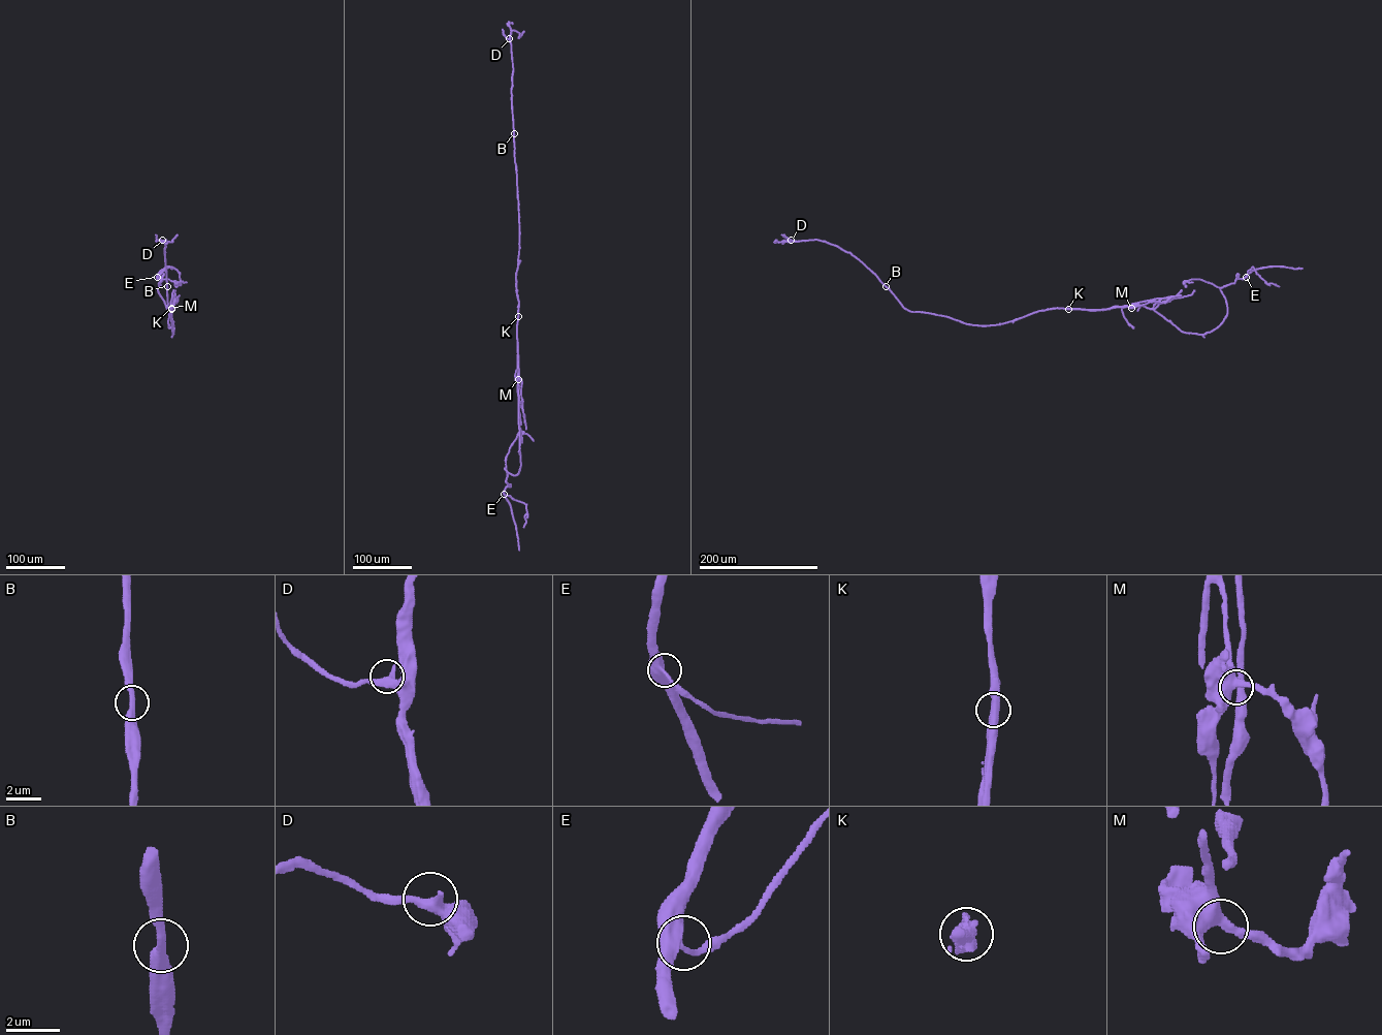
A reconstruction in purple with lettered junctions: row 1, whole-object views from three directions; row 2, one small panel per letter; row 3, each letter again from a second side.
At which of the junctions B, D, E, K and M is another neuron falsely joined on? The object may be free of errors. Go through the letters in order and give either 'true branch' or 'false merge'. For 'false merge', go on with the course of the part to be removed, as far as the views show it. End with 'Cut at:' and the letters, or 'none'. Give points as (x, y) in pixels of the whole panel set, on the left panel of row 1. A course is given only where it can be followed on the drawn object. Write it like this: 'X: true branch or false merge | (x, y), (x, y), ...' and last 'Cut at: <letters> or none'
B: true branch
D: true branch
E: true branch
K: false merge | (171, 309), (175, 290)
M: true branch
Cut at: K

